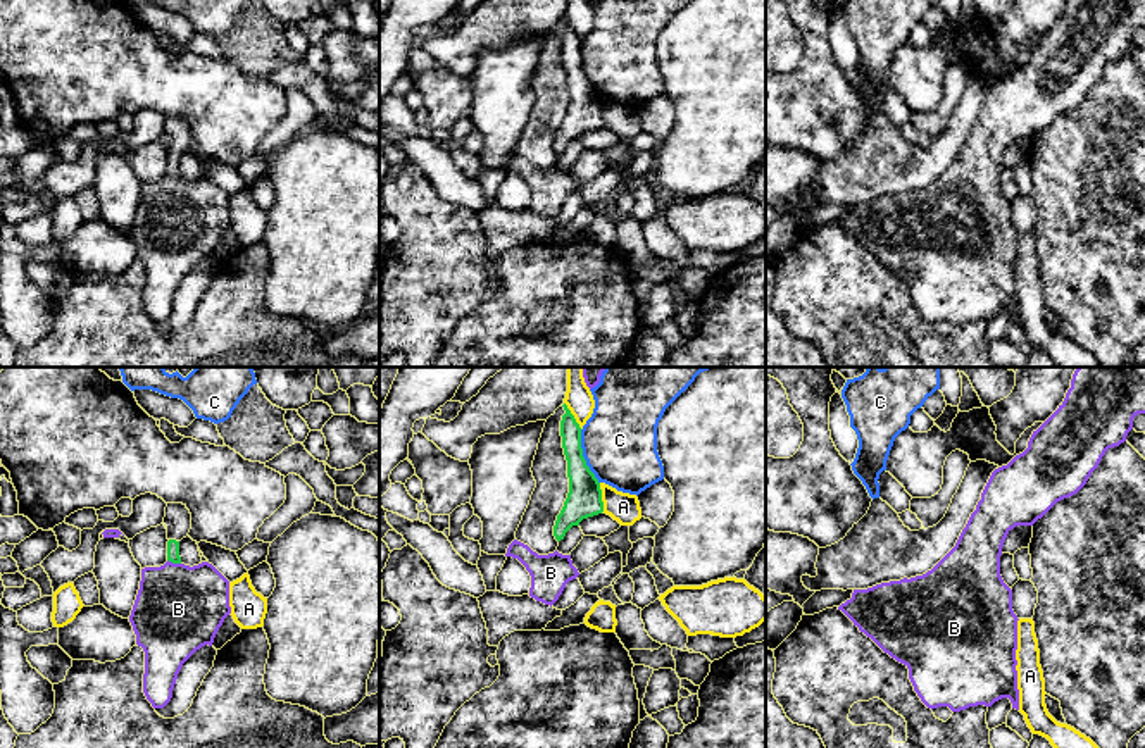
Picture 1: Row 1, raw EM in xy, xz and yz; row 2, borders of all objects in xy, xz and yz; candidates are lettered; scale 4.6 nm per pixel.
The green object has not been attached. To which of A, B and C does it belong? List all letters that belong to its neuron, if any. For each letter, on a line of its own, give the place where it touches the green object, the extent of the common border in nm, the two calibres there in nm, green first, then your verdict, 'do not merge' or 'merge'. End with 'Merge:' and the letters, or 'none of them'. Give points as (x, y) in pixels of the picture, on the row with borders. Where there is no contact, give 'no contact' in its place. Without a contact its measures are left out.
A: xz (600, 497) | 140 nm | 160/140 nm | do not merge
B: xy (175, 562) | 70 nm | 60/420 nm | do not merge
C: xz (583, 457) | 280 nm | 160/360 nm | do not merge
Merge: none of them

